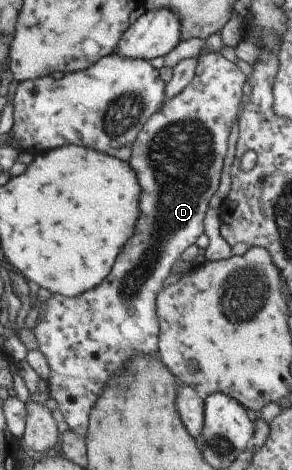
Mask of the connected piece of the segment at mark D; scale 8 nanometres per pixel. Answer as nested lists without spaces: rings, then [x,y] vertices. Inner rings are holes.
[[[215,52],[205,53],[205,55],[199,56],[197,65],[196,75],[191,84],[183,91],[183,93],[177,95],[176,98],[167,101],[164,107],[157,111],[156,115],[153,115],[152,119],[149,119],[148,123],[145,123],[145,128],[140,132],[136,142],[132,145],[132,156],[130,157],[129,165],[133,167],[137,173],[137,179],[140,180],[141,185],[141,200],[140,200],[140,222],[137,223],[136,231],[133,231],[132,239],[125,243],[124,250],[121,251],[120,258],[117,259],[116,266],[113,267],[112,274],[105,279],[104,283],[101,283],[100,287],[95,287],[93,290],[87,291],[85,294],[79,296],[65,296],[52,294],[52,296],[46,301],[44,306],[43,316],[36,323],[33,328],[33,333],[39,344],[39,350],[46,358],[50,367],[50,377],[48,379],[48,388],[50,389],[50,398],[55,400],[58,404],[58,409],[64,417],[64,421],[71,431],[75,431],[77,435],[87,435],[87,429],[89,429],[89,417],[91,417],[93,411],[96,409],[96,405],[101,397],[105,393],[105,387],[109,387],[109,383],[113,379],[117,379],[117,375],[125,375],[125,369],[129,367],[129,363],[135,358],[140,358],[141,355],[147,355],[149,359],[153,359],[153,355],[160,353],[160,328],[159,328],[159,315],[157,315],[157,297],[159,297],[161,291],[166,287],[165,281],[171,274],[173,265],[181,259],[181,255],[185,253],[185,249],[189,249],[191,245],[195,244],[195,241],[206,233],[205,221],[208,217],[209,203],[213,199],[213,195],[217,193],[219,189],[219,183],[221,183],[221,173],[223,173],[223,163],[227,159],[227,149],[229,149],[229,135],[233,131],[233,125],[235,121],[239,120],[239,107],[243,103],[243,87],[245,87],[245,81],[249,81],[249,77],[245,77],[245,73],[237,67],[235,63],[231,63],[223,53]]]

